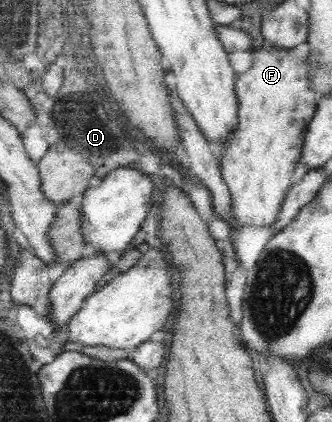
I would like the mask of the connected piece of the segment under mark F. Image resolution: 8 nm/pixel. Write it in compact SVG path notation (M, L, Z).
M263 46L253 50L253 63L236 77L235 93L238 101L238 121L226 145L221 149L220 172L230 191L232 205L231 227L271 226L277 219L283 198L291 187L291 175L299 163L308 123L315 108L315 93L310 90L307 59L291 55L280 47Z

